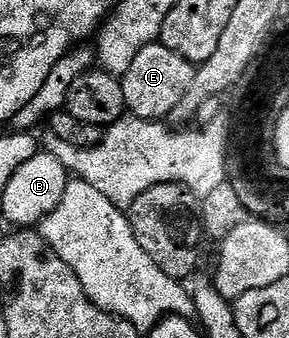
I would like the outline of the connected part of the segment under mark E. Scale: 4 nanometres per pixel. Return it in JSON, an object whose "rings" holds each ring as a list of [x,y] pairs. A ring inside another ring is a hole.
{"rings":[[[159,42],[146,46],[146,50],[138,50],[138,58],[134,58],[130,70],[122,78],[127,111],[138,119],[163,121],[171,117],[172,111],[186,98],[190,86],[194,86],[197,65],[191,64],[182,54],[174,54]]]}

